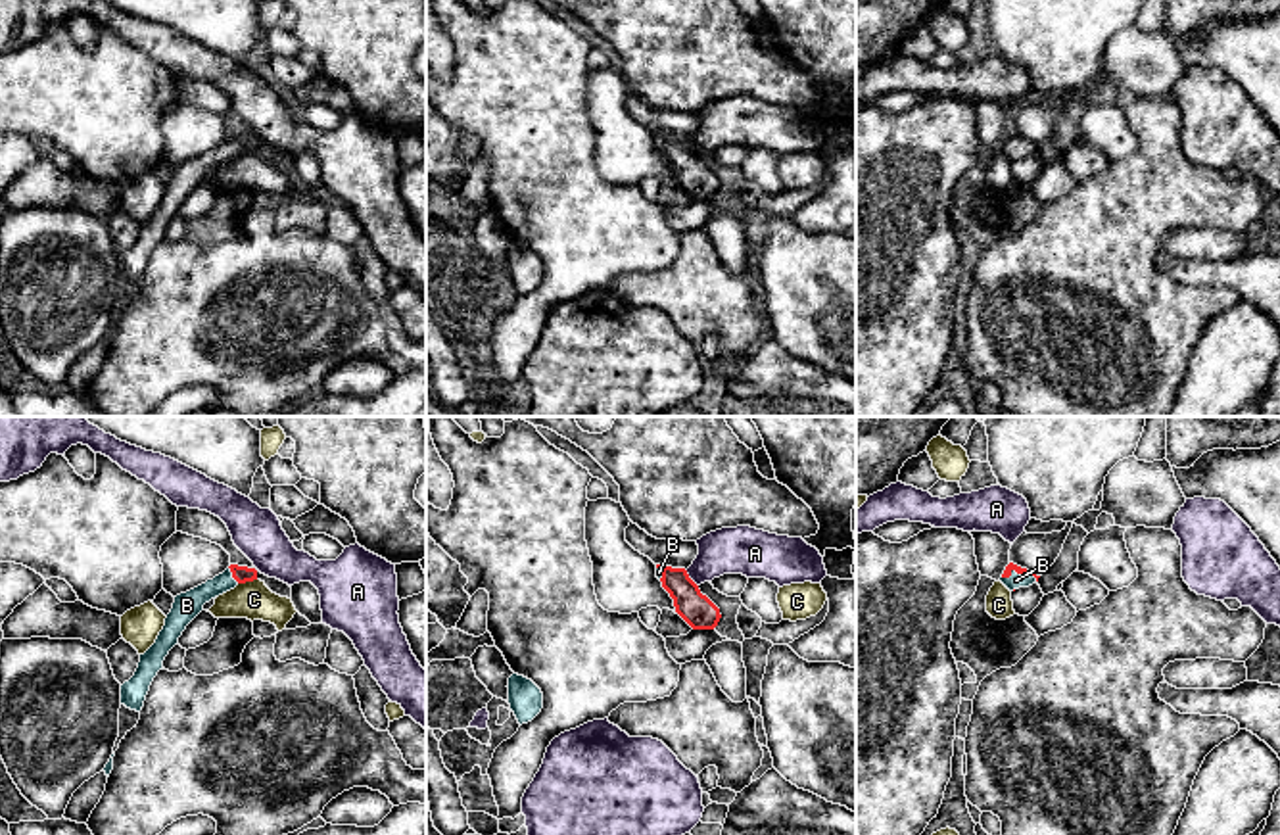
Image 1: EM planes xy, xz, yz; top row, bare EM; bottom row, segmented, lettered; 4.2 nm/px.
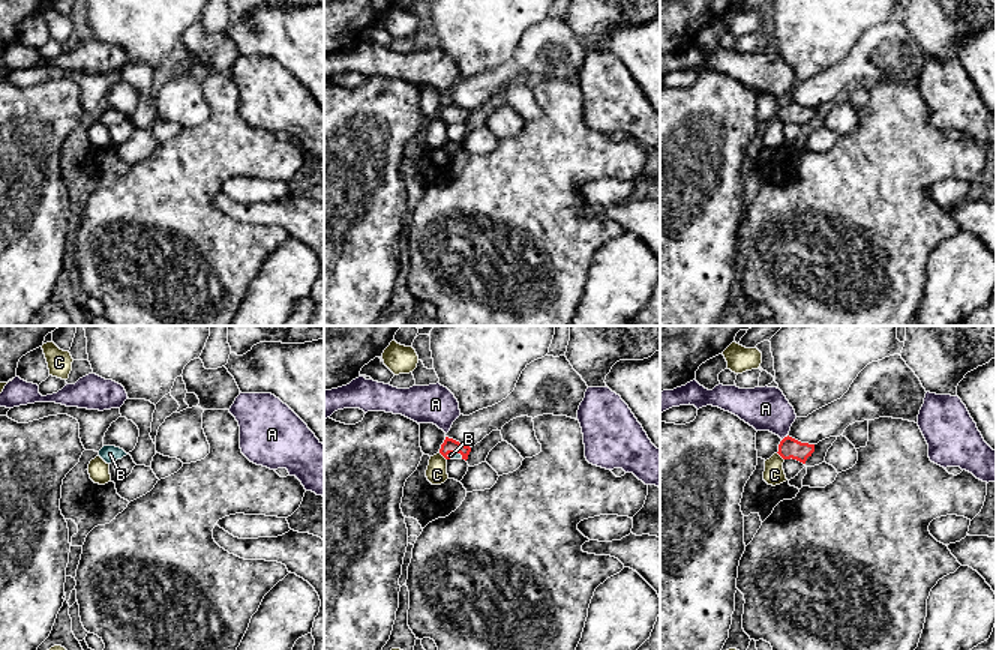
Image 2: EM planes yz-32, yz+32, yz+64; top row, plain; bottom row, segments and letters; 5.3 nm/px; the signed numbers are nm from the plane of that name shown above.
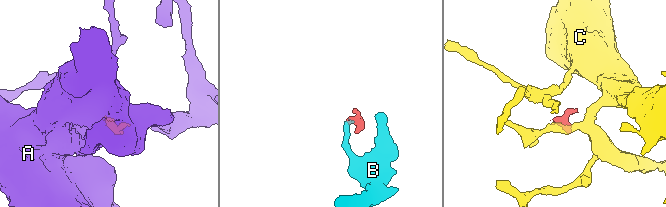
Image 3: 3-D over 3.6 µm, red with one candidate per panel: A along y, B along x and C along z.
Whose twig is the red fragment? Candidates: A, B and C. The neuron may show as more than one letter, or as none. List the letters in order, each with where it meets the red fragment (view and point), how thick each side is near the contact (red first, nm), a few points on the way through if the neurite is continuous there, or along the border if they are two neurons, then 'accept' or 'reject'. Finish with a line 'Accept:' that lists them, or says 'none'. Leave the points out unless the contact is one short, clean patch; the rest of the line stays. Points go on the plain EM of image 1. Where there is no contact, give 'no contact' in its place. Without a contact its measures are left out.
A: contact xz (689, 148); calibres 140 and 200 nm; border xz (686, 141), (697, 156); reject
B: contact yz (1019, 143); calibres 40 and 70 nm; way yz (1010, 137), (1019, 143), (1016, 150); accept
C: contact xy (246, 150); calibres 70 and 160 nm; reject
Accept: B

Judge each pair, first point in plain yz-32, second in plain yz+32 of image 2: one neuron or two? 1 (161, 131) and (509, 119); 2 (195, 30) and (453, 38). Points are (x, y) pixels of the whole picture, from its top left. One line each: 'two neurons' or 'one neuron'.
1: one neuron
2: two neurons

